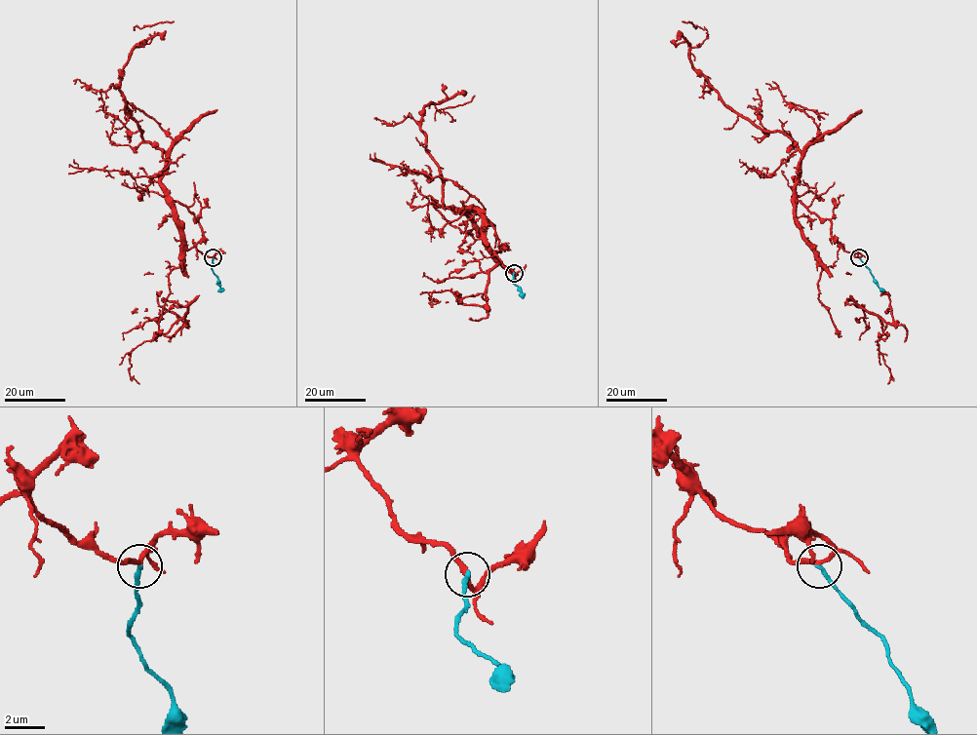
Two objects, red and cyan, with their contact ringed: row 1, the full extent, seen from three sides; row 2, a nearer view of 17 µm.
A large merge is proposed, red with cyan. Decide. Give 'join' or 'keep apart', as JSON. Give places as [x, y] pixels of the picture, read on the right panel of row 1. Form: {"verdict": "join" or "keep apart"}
{"verdict": "keep apart"}

